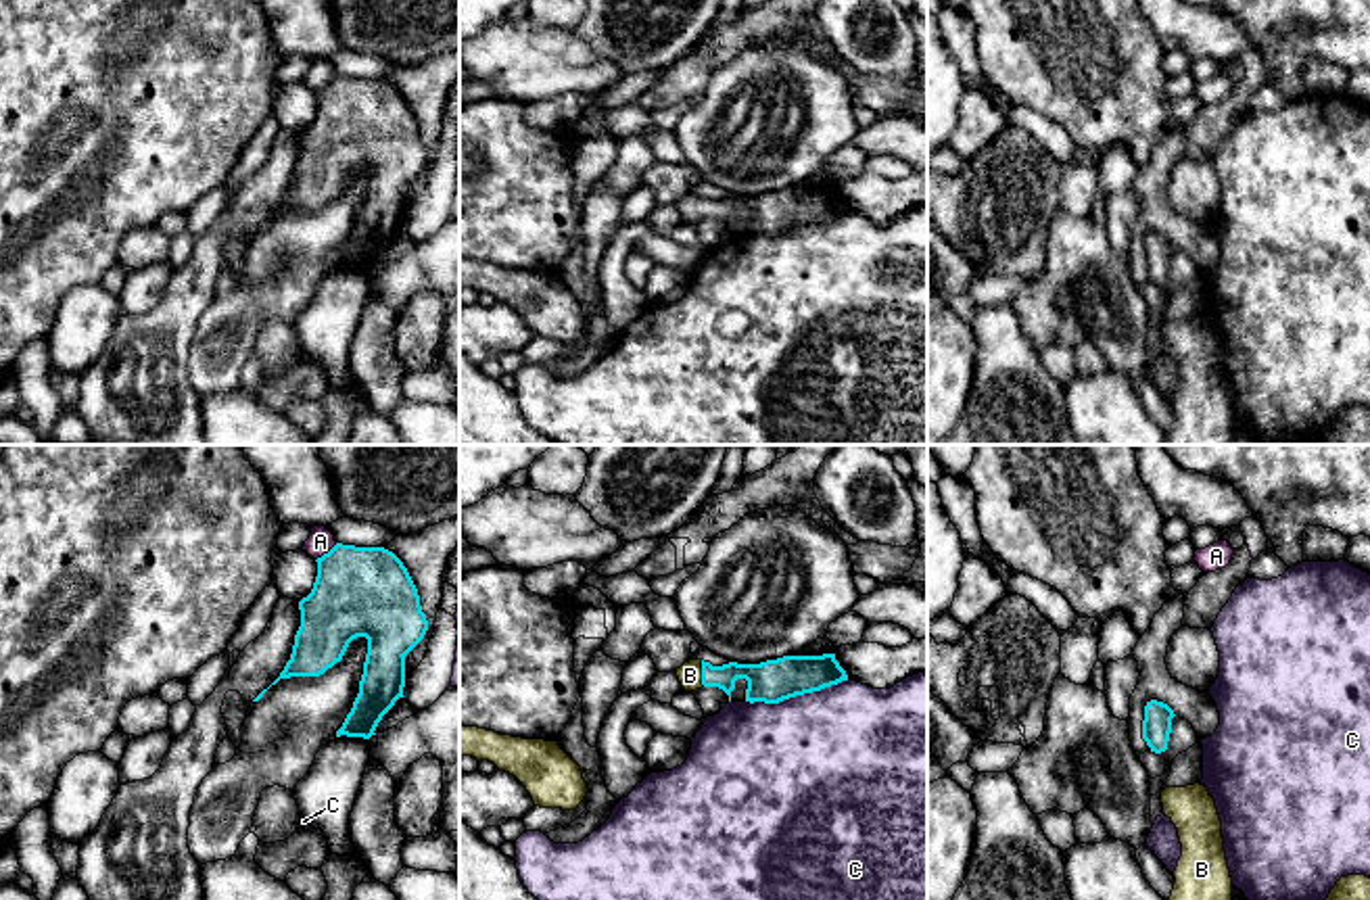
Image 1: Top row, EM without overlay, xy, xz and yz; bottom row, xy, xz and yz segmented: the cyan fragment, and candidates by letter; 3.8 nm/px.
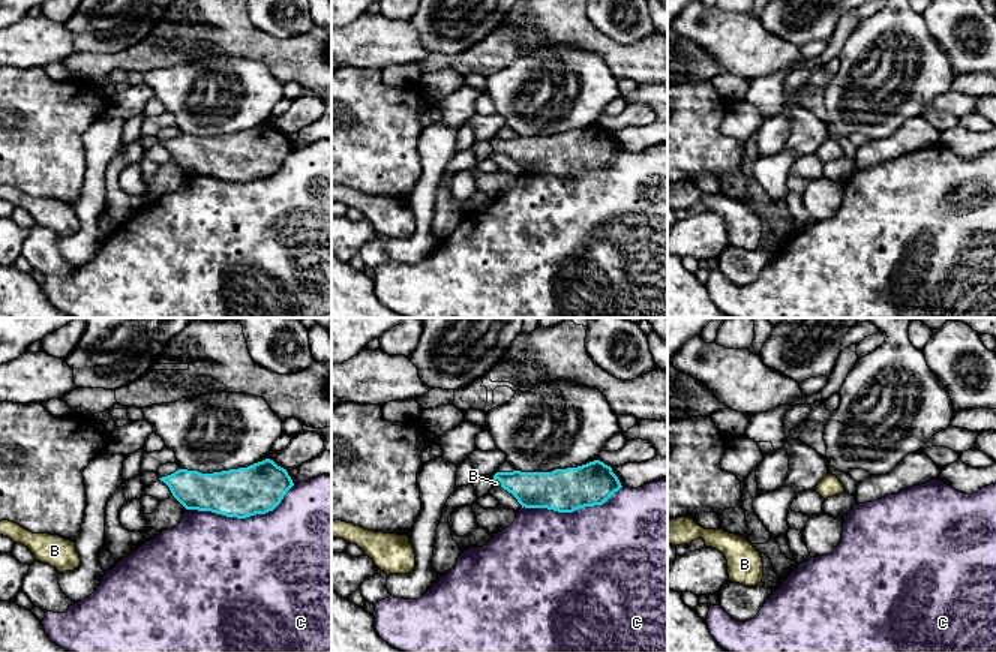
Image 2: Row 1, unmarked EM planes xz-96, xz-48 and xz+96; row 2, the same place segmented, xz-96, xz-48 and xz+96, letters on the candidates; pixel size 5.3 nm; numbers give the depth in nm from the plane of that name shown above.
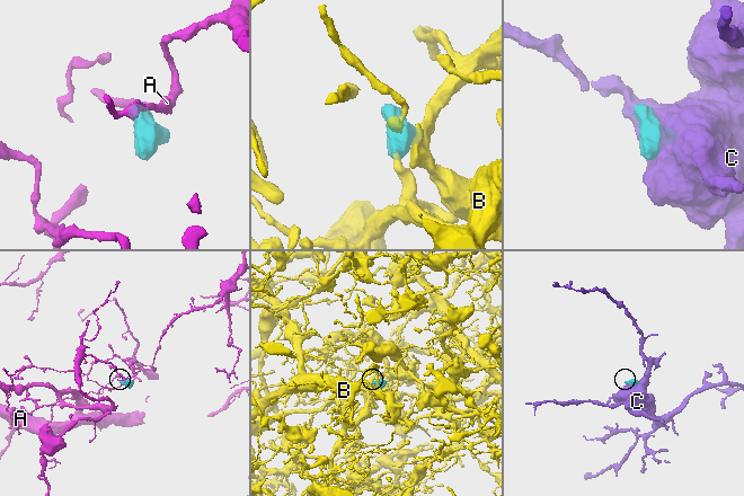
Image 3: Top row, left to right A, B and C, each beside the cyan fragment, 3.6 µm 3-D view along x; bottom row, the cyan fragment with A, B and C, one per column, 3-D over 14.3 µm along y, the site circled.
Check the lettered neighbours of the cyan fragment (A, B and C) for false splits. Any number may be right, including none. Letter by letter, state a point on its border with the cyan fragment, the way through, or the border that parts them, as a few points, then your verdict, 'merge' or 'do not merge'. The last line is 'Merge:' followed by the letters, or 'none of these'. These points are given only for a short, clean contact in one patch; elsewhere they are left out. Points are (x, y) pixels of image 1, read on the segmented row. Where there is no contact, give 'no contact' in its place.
A: xy (328, 552) | along xy (337, 543), (316, 560) | do not merge
B: xz (702, 673) | across xz (765, 681), (752, 673), (702, 673), (690, 675) | merge
C: xz (796, 694) | do not merge
Merge: B

